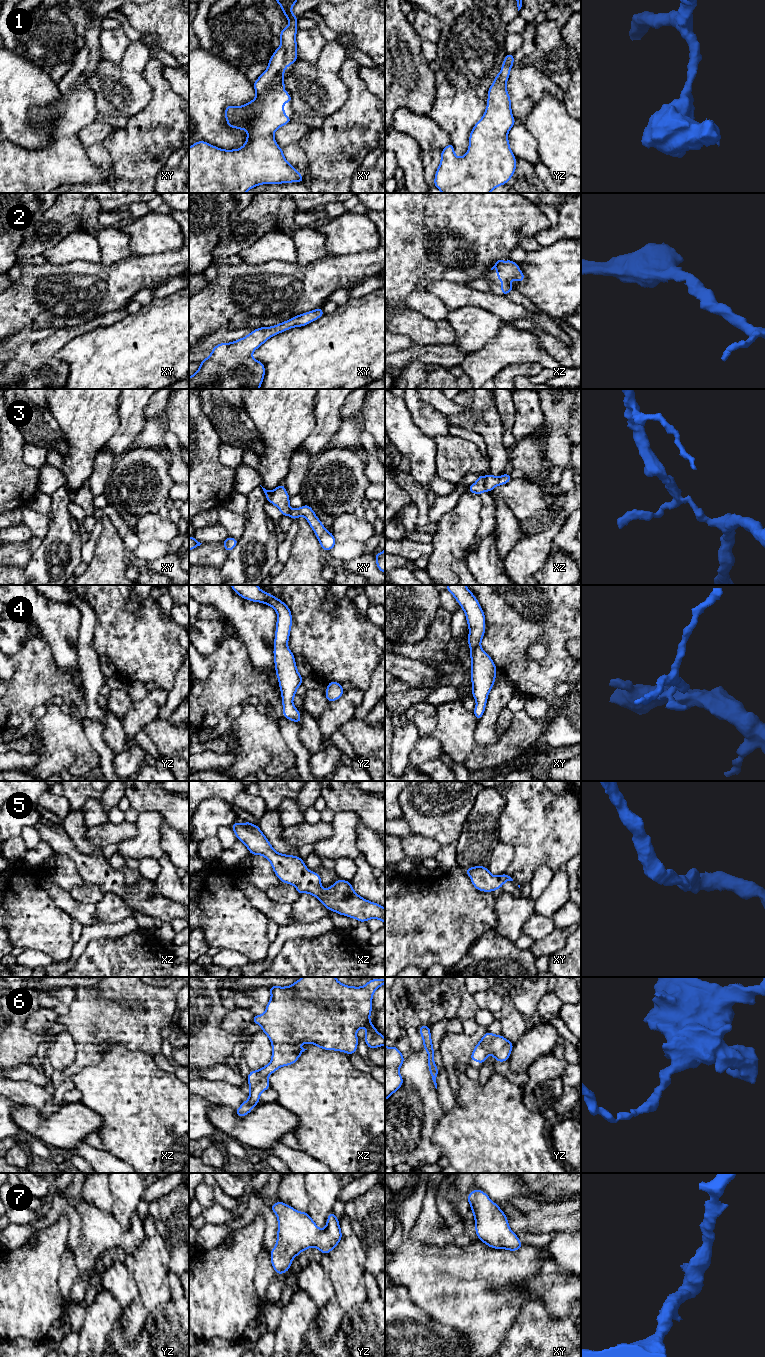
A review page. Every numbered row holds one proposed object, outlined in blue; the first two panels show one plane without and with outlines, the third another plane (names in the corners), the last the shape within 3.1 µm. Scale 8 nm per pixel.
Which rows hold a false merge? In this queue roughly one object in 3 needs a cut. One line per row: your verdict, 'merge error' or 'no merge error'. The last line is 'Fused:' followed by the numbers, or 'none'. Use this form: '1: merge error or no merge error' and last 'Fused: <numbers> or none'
1: no merge error
2: no merge error
3: merge error
4: no merge error
5: no merge error
6: no merge error
7: no merge error
Fused: 3

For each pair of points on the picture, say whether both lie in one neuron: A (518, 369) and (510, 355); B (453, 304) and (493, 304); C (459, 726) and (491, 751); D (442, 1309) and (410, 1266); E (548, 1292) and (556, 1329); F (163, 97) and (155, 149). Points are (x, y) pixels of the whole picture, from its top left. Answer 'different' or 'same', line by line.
A: different
B: same
C: same
D: same
E: different
F: same

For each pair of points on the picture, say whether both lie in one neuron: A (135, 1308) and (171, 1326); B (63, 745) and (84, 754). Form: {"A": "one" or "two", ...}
{"A": "two", "B": "one"}

